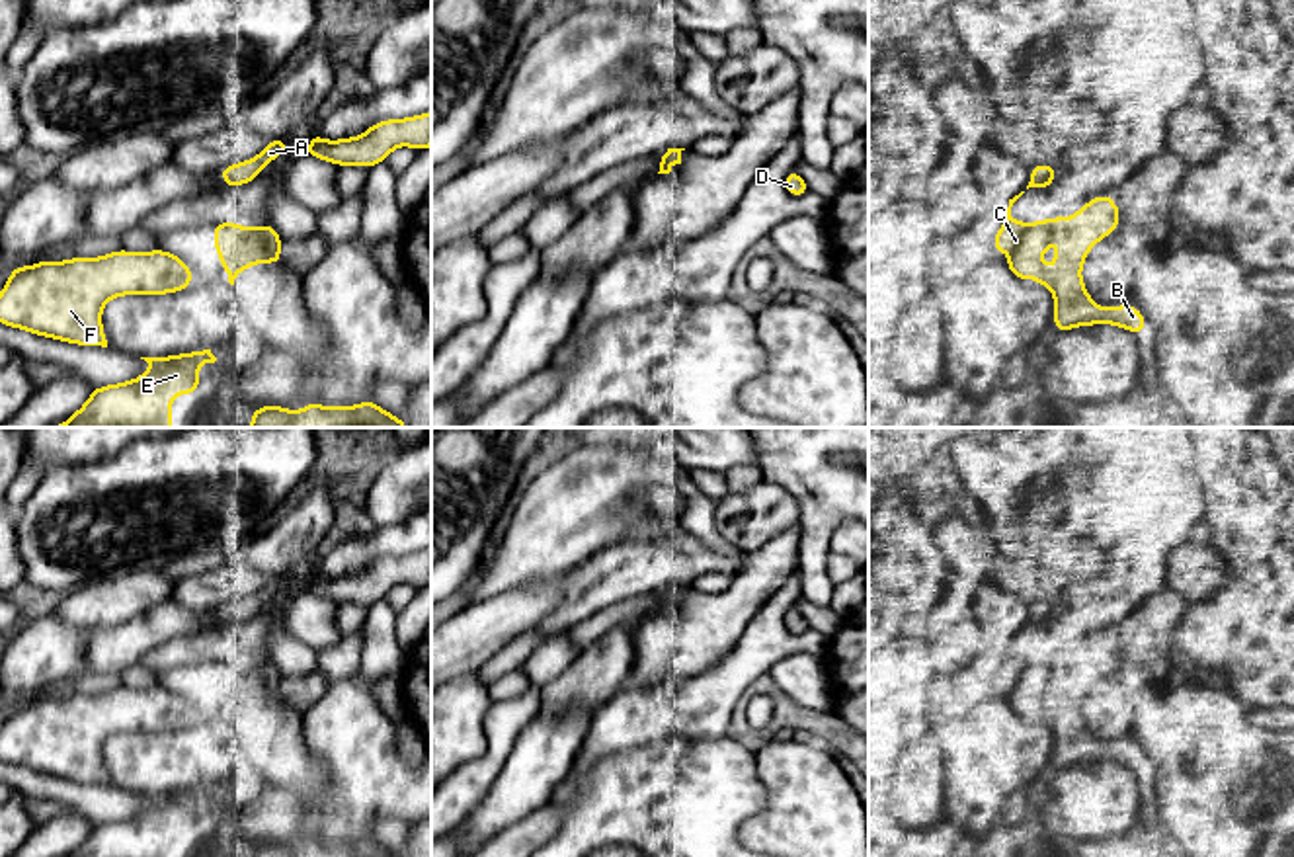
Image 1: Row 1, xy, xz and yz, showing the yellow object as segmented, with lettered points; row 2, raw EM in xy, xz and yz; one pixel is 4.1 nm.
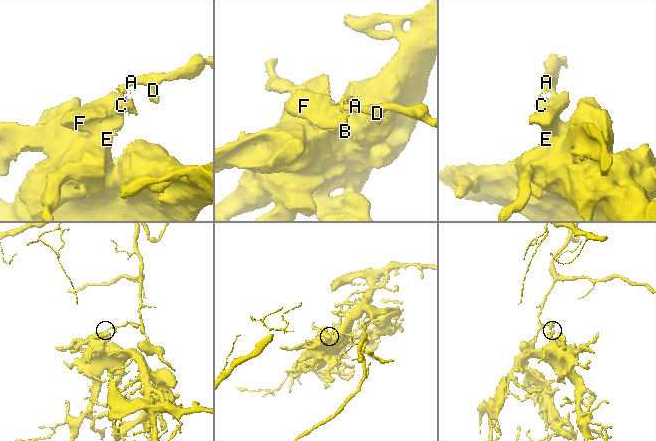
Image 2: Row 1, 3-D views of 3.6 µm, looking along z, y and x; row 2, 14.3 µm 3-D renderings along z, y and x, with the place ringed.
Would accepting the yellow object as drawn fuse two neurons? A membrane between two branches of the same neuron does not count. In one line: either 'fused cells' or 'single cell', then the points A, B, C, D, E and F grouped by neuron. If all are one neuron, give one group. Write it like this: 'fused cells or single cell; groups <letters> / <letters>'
fused cells; groups A D / B C E F

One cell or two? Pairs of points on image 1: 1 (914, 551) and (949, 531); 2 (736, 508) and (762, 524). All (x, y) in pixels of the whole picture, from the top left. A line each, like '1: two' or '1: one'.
1: two
2: one

